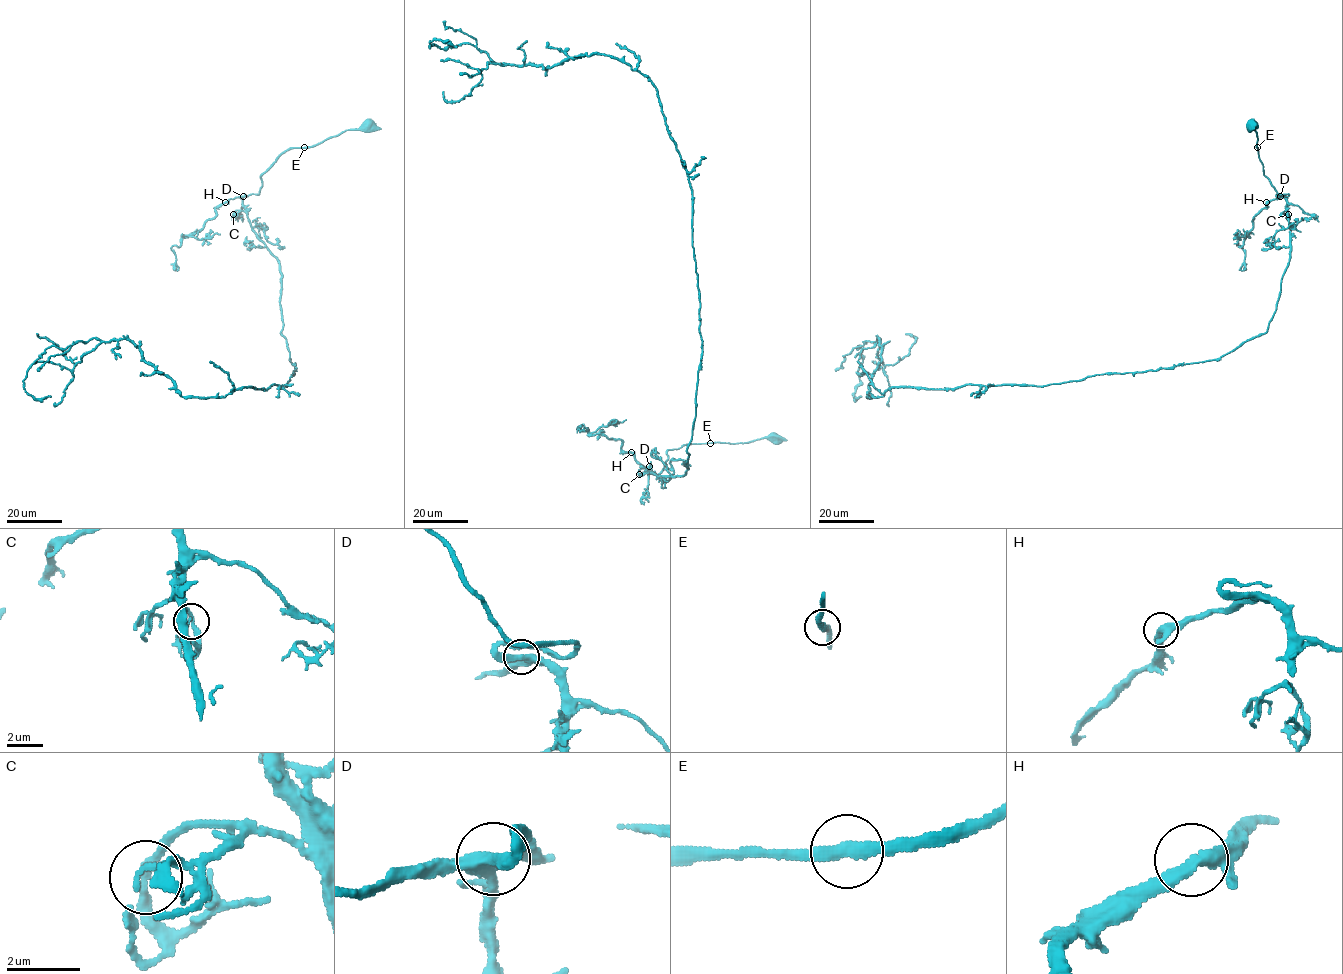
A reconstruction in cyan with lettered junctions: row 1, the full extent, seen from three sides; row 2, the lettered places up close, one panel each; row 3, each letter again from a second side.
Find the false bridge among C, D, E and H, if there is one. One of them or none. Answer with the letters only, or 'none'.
none

